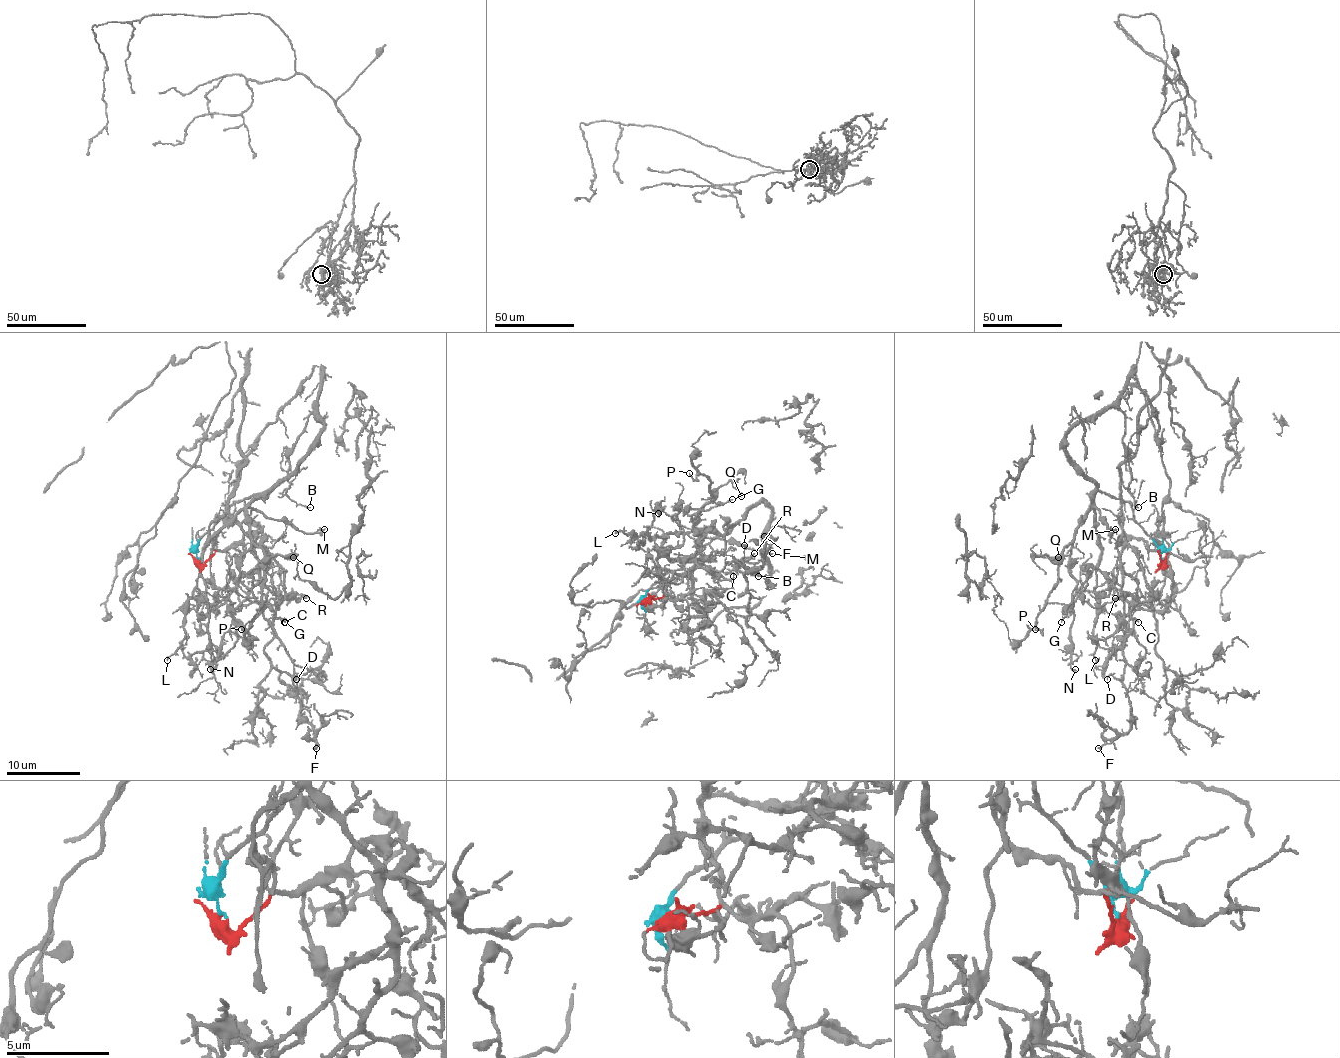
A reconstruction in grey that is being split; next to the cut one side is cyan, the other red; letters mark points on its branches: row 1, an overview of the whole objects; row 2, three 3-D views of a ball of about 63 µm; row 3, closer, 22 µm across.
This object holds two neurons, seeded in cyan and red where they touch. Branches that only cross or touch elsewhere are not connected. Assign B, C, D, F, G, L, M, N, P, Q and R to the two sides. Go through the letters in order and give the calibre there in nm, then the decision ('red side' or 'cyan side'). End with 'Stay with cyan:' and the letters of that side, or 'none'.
B: calibre 90 nm; cyan side
C: calibre 90 nm; red side
D: calibre 90 nm; red side
F: calibre 130 nm; red side
G: calibre 110 nm; cyan side
L: calibre 120 nm; cyan side
M: calibre 120 nm; cyan side
N: calibre 130 nm; cyan side
P: calibre 90 nm; cyan side
Q: calibre 120 nm; cyan side
R: calibre 160 nm; red side
Stay with cyan: B, G, L, M, N, P, Q

